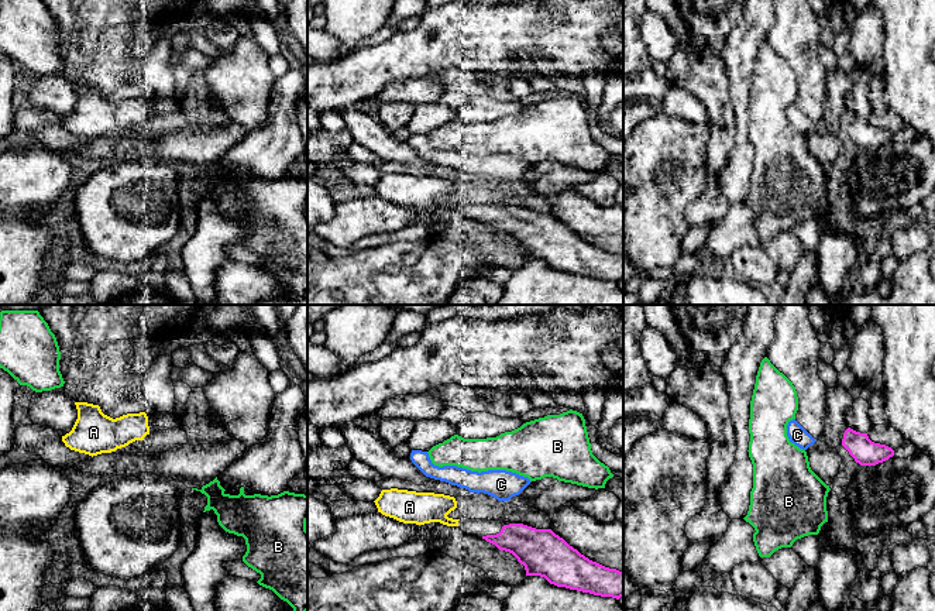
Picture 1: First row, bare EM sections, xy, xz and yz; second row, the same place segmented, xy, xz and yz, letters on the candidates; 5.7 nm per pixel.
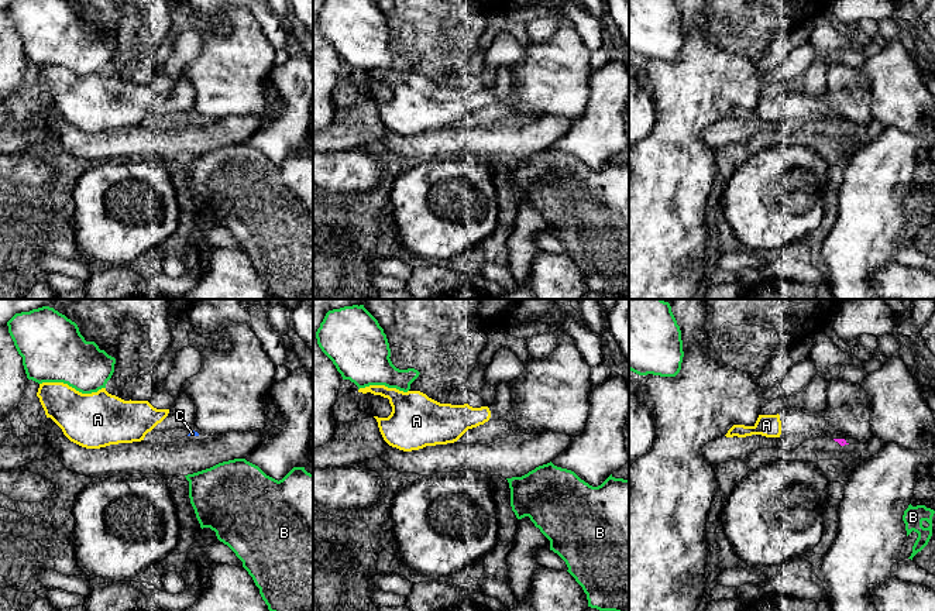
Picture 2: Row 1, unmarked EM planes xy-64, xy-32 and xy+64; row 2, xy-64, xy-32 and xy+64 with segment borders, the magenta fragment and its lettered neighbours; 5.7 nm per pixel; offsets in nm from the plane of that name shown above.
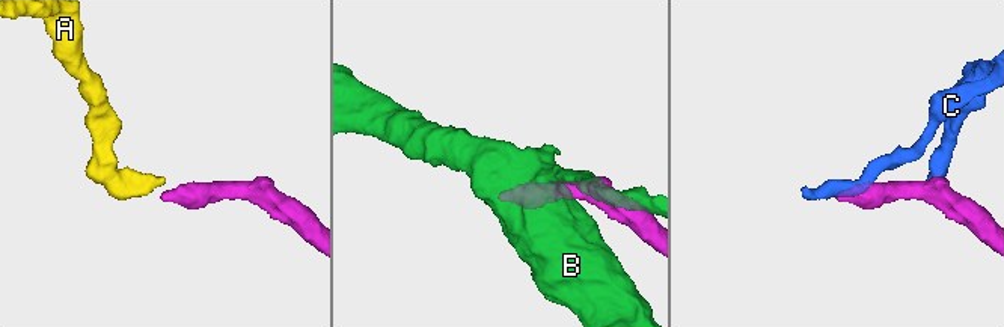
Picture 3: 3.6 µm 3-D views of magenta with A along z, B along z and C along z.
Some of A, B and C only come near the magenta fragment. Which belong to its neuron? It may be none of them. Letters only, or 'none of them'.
A

